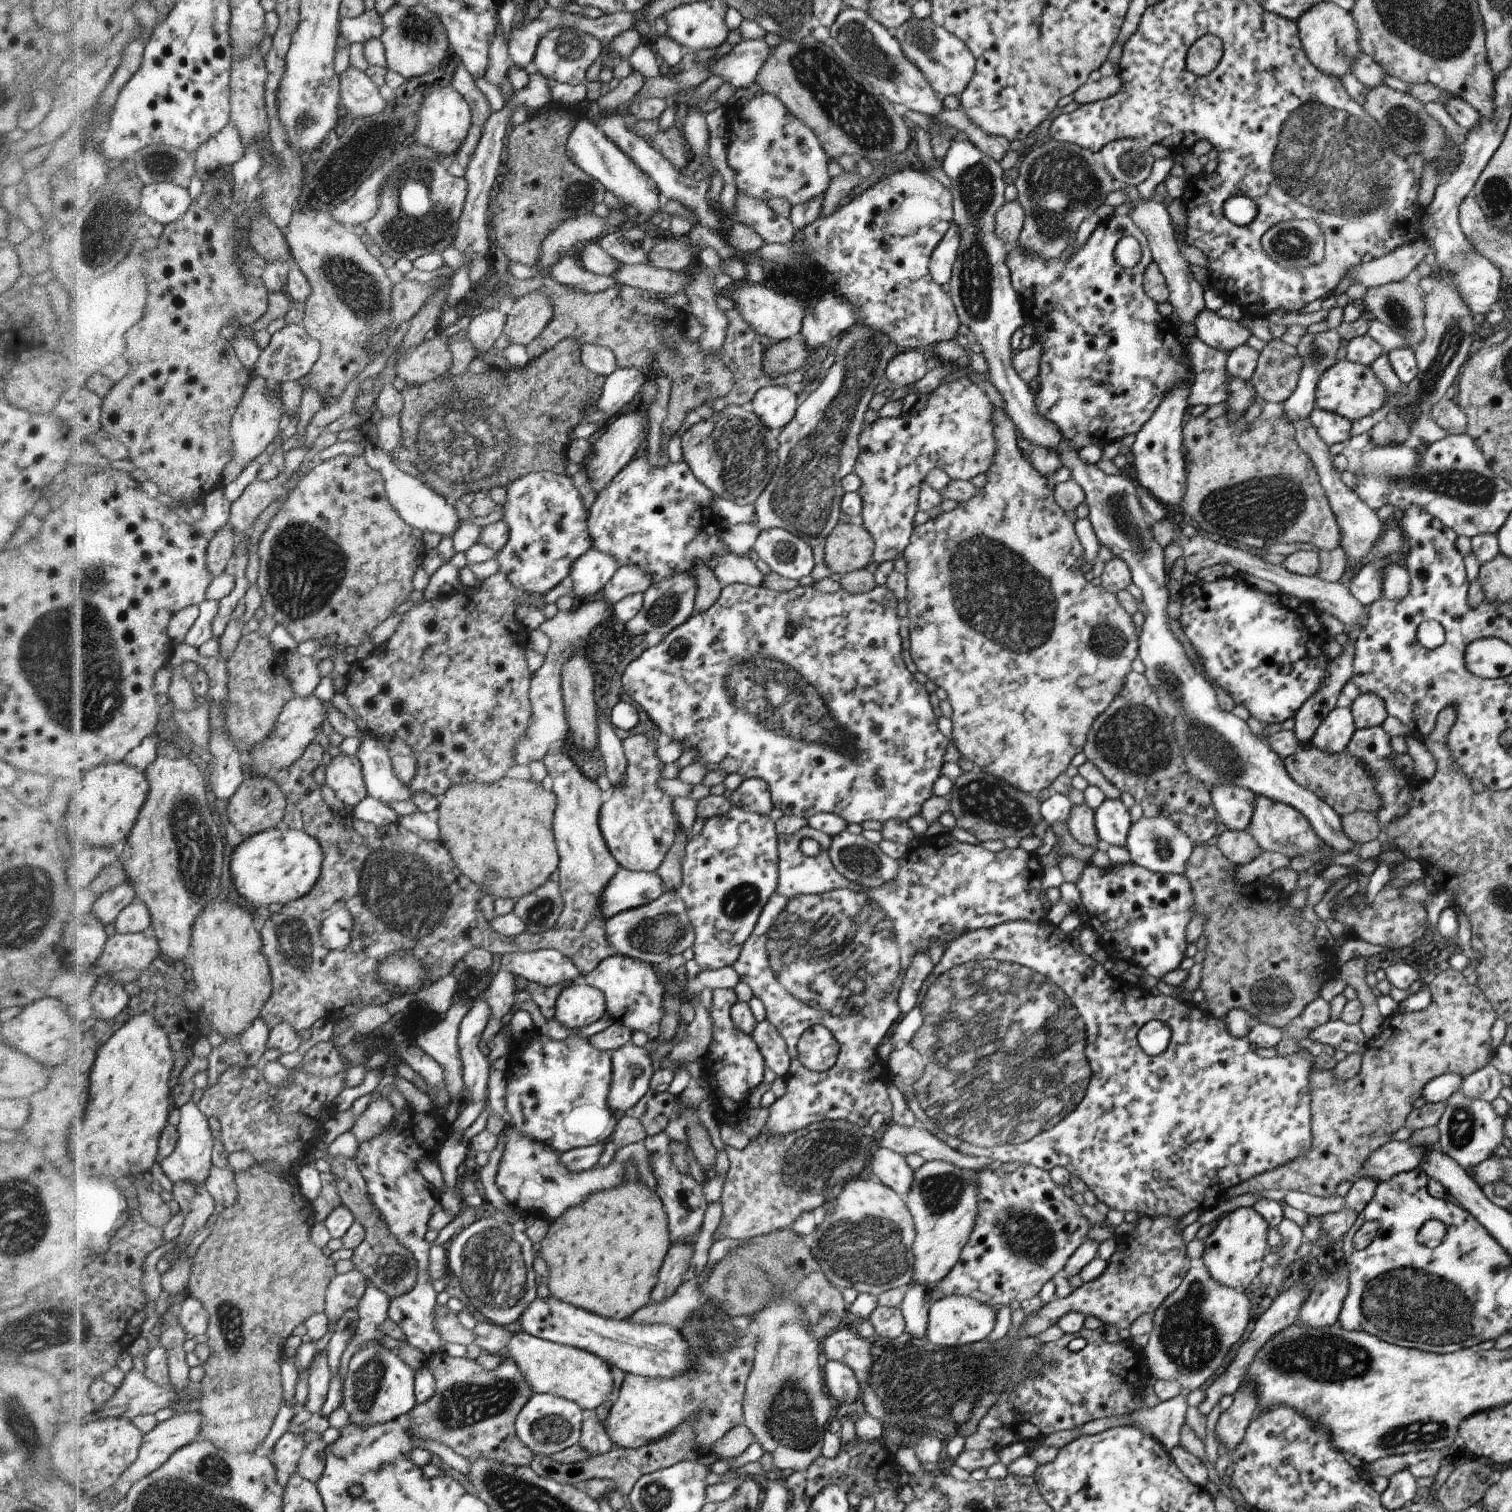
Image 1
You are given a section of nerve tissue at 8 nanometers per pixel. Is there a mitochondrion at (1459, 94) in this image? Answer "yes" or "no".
no

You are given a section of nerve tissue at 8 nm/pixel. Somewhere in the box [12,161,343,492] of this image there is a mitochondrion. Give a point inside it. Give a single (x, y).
(108, 221)

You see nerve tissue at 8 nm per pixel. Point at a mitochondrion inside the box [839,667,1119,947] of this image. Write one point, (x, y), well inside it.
(988, 801)

